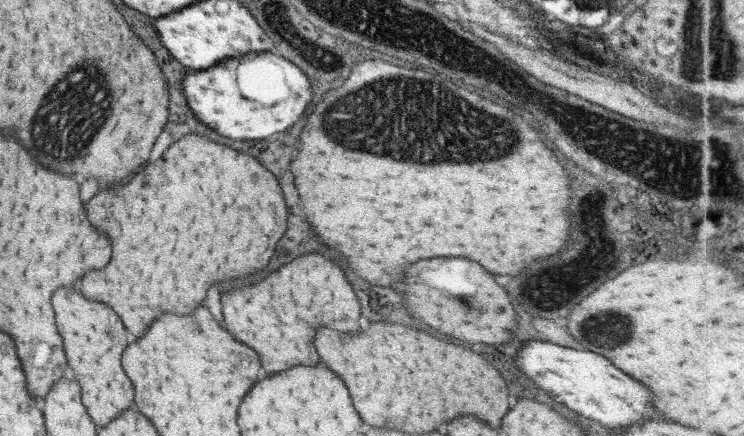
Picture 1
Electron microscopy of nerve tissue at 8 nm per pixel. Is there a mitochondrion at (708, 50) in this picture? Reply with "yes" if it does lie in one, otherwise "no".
yes

